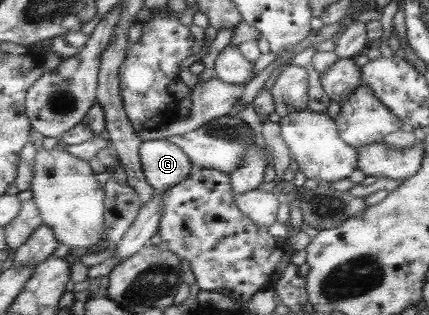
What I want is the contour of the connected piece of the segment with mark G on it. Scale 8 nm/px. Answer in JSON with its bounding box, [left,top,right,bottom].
[140,138,195,192]

